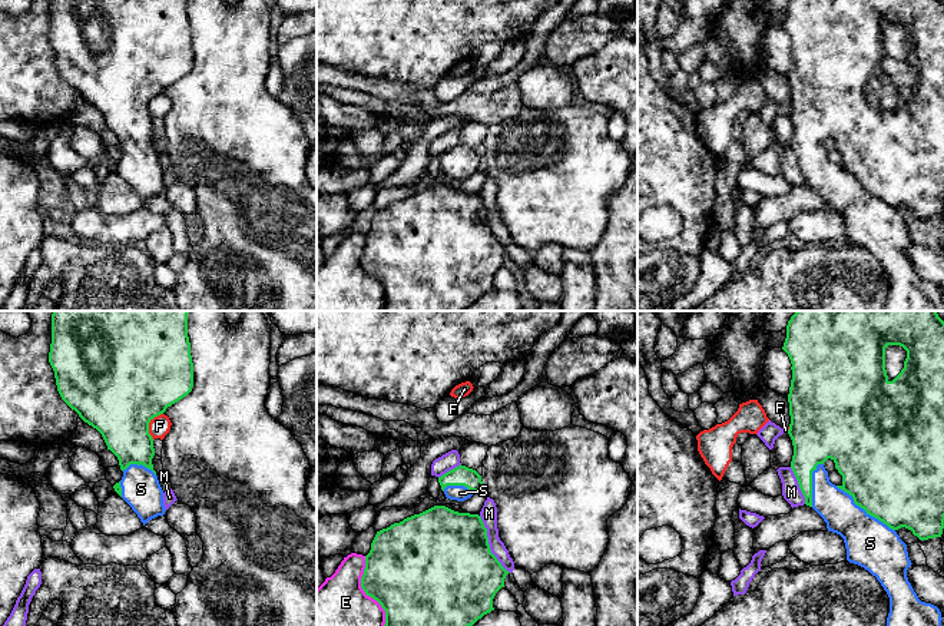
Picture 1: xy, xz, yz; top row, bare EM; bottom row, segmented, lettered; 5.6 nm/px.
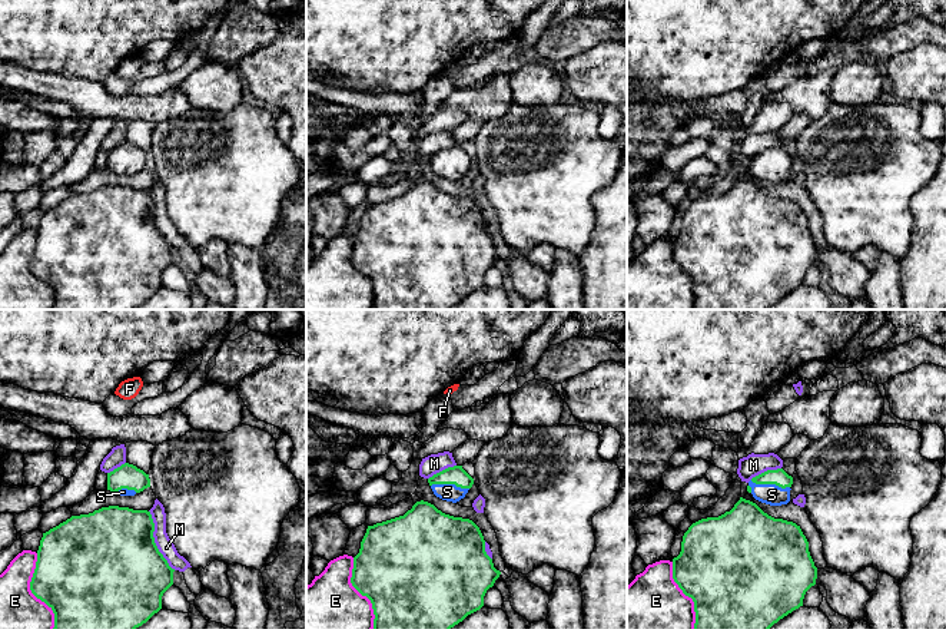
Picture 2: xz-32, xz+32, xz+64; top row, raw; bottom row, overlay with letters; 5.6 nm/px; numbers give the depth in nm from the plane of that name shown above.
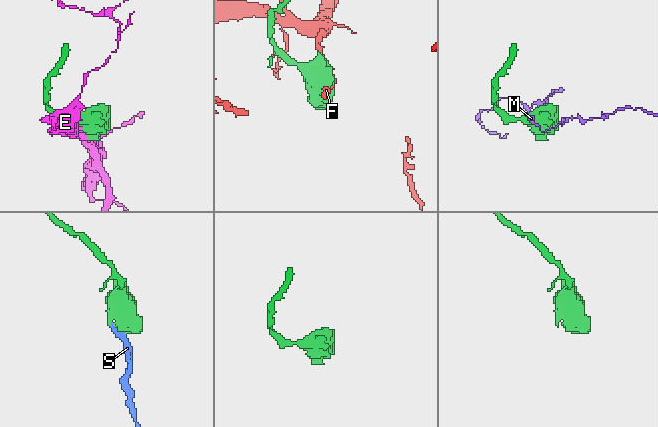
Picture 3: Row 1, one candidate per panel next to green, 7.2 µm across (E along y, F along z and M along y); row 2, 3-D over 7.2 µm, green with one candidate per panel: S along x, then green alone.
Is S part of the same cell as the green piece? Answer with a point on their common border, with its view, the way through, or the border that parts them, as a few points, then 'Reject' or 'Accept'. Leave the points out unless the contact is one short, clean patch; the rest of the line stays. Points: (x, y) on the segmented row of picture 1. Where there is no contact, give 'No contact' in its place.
Touches green at yz (864, 509). Accept

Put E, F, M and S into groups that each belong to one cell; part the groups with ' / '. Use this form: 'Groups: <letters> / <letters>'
Groups: E / F / M / S

